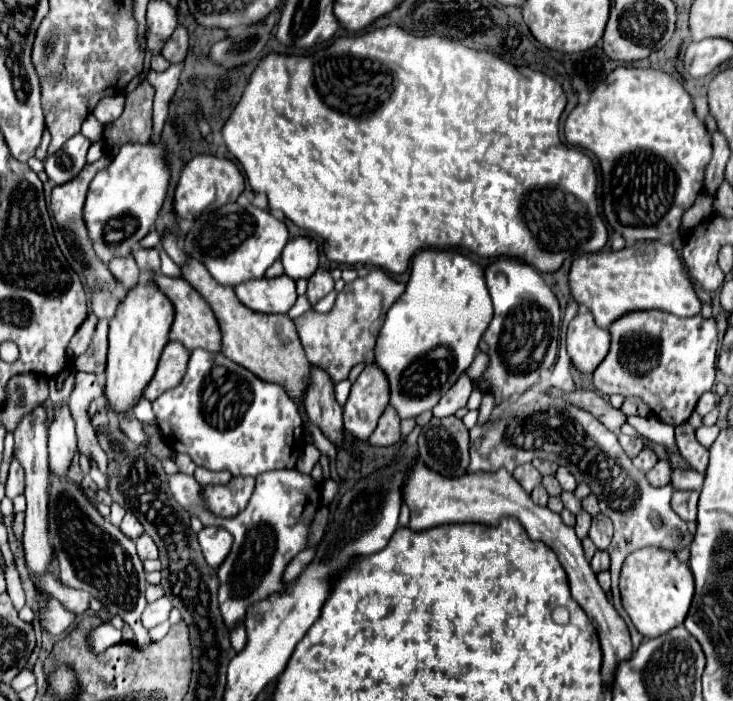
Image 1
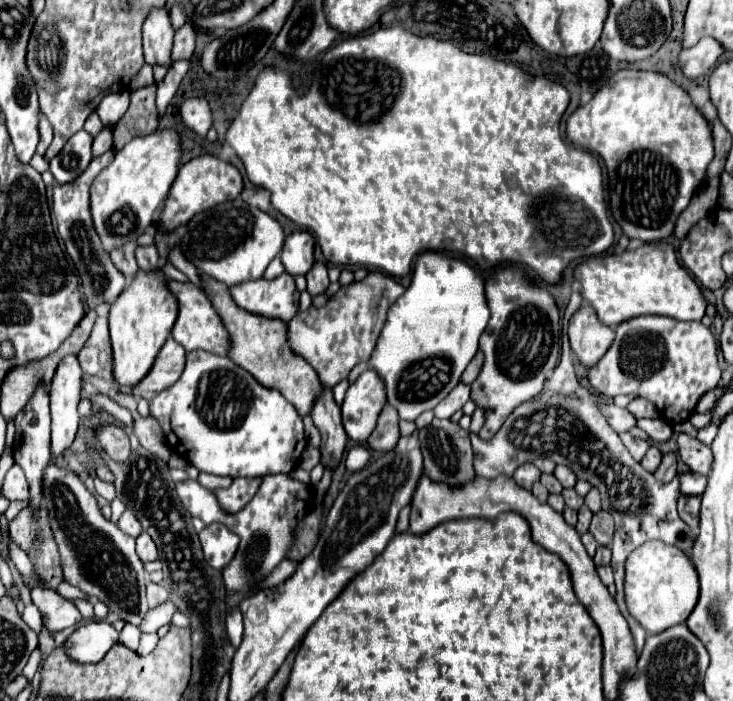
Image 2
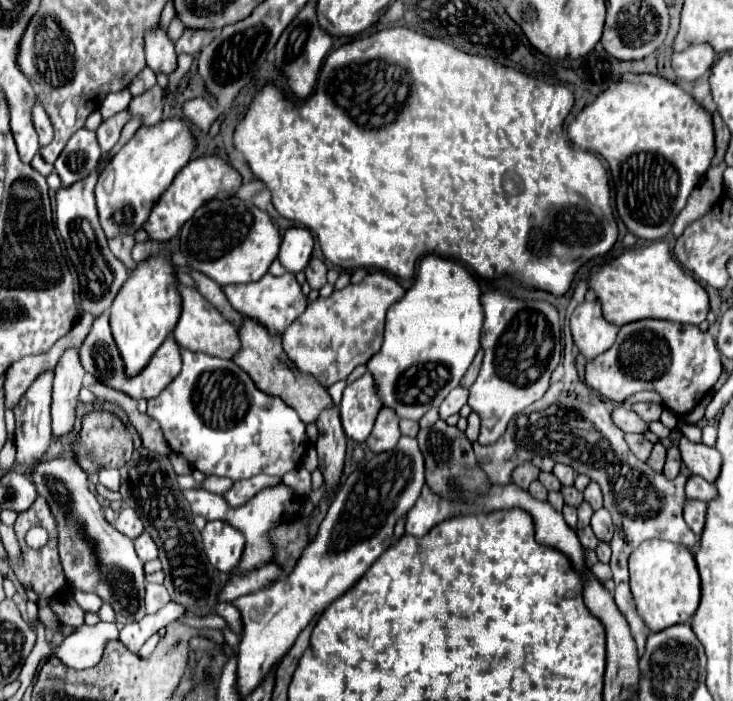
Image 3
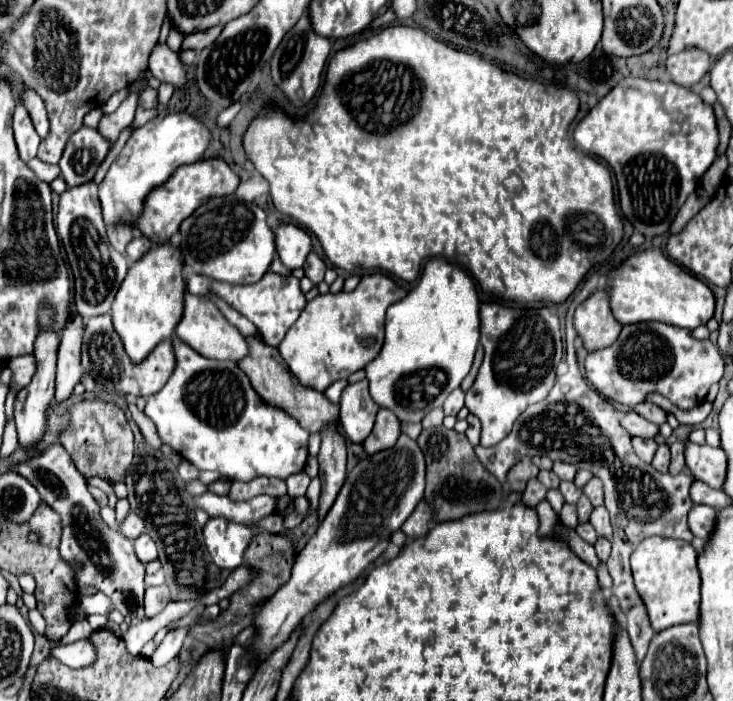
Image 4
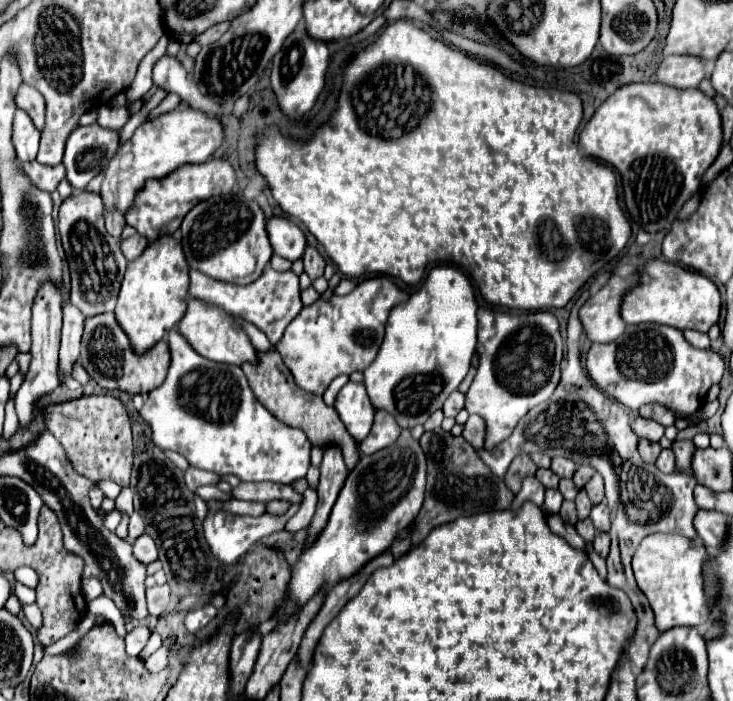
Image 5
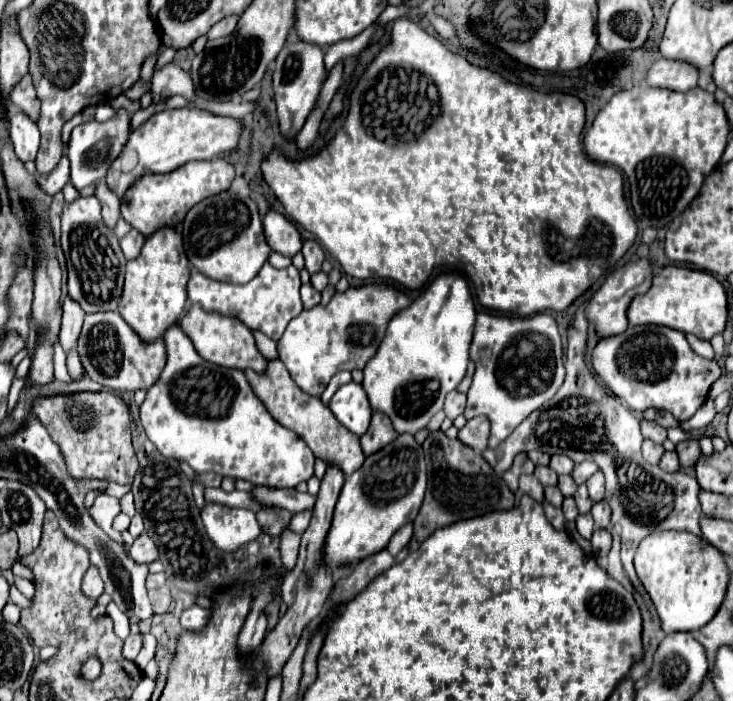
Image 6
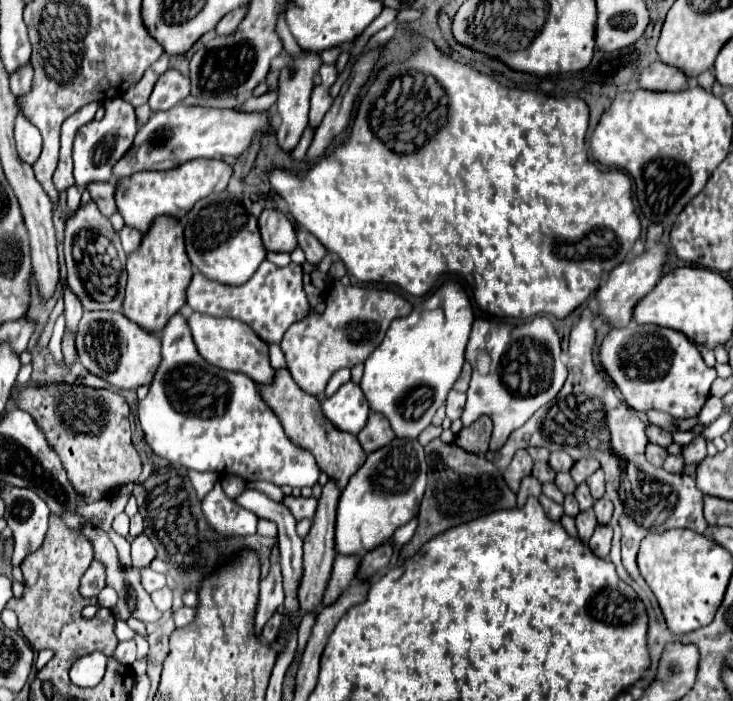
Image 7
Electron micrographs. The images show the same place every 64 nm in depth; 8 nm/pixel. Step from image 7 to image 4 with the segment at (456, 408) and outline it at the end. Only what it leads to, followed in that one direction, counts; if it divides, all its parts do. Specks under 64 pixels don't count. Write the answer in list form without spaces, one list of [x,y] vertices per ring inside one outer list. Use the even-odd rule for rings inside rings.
[[[456,388],[454,392],[450,392],[450,396],[444,402],[444,414],[446,416],[450,416],[450,414],[456,416],[462,406],[464,406],[464,392],[460,388]]]

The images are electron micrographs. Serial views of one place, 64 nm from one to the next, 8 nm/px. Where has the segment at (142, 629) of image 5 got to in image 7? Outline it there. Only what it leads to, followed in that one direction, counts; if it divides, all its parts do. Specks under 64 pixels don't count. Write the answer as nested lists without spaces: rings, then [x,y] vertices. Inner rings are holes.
[[[134,640],[120,642],[116,648],[116,660],[126,666],[132,666],[132,662],[136,660],[136,642]]]

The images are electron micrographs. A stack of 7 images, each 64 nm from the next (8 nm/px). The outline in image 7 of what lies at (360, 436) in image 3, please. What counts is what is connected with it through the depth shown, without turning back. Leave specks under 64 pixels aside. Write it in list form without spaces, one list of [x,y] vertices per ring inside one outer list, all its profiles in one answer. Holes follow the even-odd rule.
[[[346,382],[332,398],[322,400],[322,412],[334,426],[342,428],[344,432],[358,434],[368,422],[370,406],[362,388],[354,382]]]

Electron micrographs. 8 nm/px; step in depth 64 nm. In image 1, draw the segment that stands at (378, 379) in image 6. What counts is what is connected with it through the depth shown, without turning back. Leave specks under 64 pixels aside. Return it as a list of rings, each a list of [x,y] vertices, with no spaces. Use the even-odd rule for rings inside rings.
[[[420,250],[414,256],[406,290],[388,310],[376,342],[376,364],[388,376],[390,404],[396,408],[400,418],[416,418],[418,414],[432,410],[434,404],[452,388],[458,376],[472,364],[478,342],[486,332],[492,314],[492,300],[480,264],[452,250]]]

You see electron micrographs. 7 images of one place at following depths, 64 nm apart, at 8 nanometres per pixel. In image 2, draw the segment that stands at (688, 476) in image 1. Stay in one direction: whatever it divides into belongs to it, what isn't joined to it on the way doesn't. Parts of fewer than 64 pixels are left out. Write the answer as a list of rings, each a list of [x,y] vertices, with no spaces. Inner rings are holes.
[[[682,472],[682,474],[678,474],[678,478],[680,478],[680,492],[682,494],[700,496],[704,492],[704,488],[706,488],[706,476],[702,476],[702,474]]]

